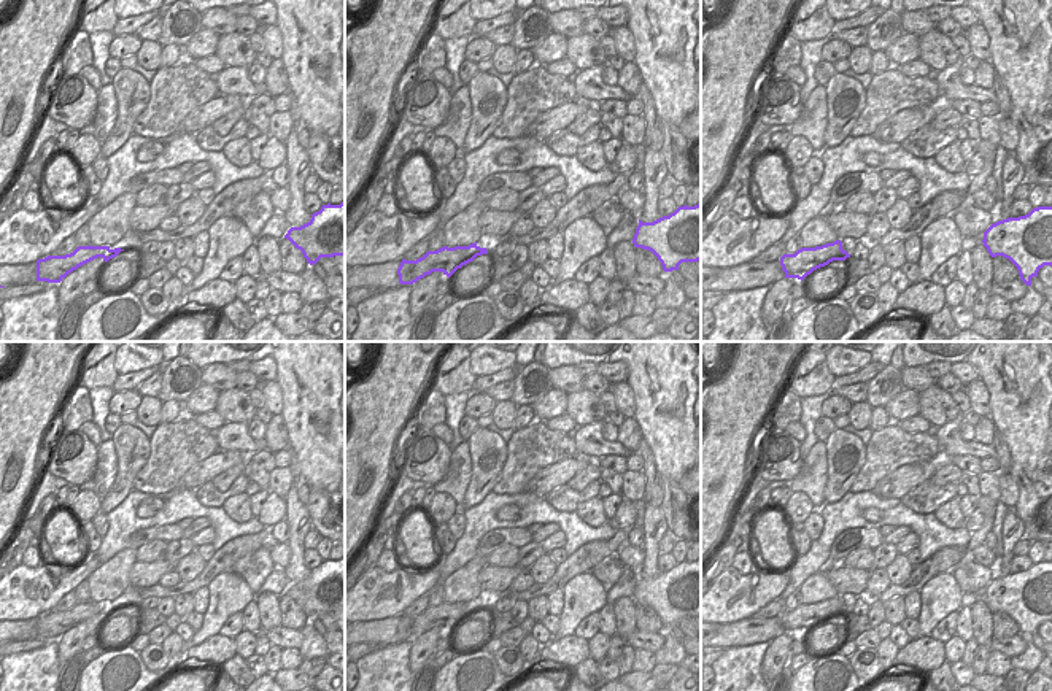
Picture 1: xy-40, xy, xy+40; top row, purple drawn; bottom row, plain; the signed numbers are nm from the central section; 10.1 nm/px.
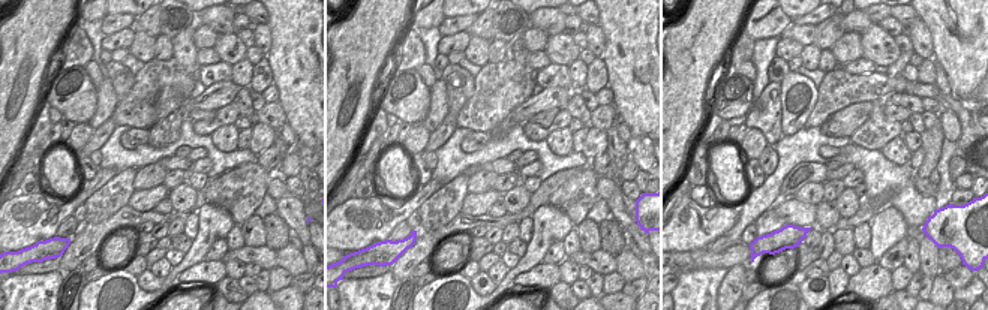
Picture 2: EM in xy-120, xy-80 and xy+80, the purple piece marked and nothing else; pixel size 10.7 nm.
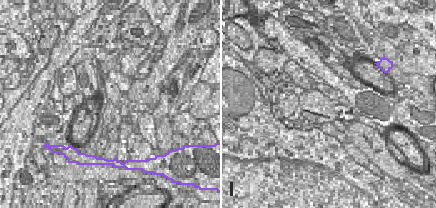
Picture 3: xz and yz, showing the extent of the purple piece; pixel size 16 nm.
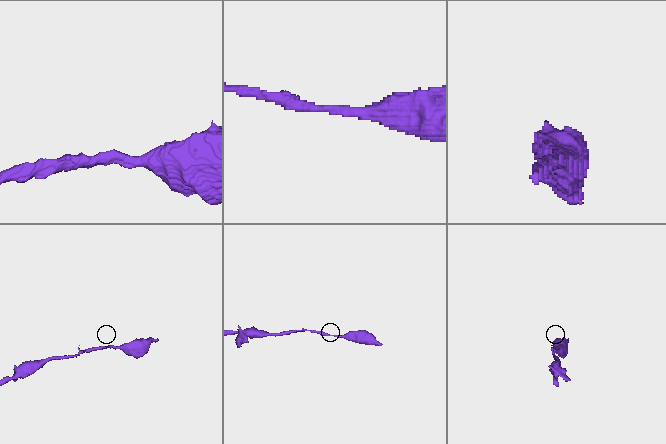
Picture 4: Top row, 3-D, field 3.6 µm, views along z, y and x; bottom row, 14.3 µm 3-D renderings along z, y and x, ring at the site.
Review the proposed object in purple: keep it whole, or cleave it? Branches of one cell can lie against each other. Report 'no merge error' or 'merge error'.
no merge error

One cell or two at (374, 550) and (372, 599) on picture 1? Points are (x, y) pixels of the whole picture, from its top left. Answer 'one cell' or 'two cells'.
two cells

